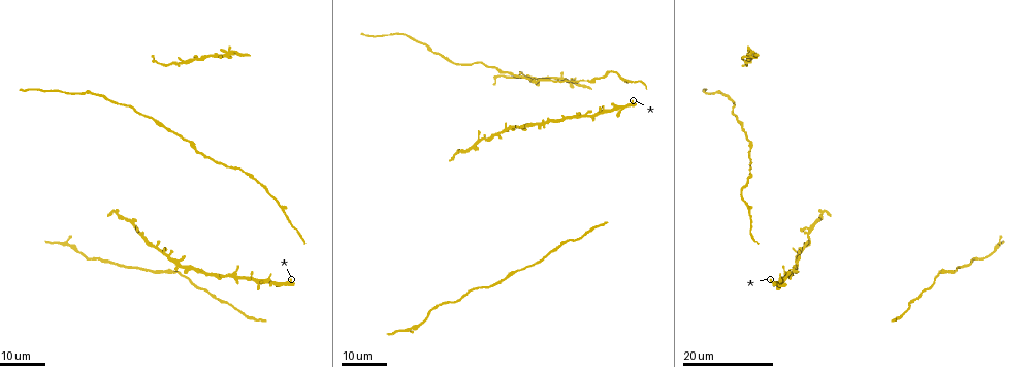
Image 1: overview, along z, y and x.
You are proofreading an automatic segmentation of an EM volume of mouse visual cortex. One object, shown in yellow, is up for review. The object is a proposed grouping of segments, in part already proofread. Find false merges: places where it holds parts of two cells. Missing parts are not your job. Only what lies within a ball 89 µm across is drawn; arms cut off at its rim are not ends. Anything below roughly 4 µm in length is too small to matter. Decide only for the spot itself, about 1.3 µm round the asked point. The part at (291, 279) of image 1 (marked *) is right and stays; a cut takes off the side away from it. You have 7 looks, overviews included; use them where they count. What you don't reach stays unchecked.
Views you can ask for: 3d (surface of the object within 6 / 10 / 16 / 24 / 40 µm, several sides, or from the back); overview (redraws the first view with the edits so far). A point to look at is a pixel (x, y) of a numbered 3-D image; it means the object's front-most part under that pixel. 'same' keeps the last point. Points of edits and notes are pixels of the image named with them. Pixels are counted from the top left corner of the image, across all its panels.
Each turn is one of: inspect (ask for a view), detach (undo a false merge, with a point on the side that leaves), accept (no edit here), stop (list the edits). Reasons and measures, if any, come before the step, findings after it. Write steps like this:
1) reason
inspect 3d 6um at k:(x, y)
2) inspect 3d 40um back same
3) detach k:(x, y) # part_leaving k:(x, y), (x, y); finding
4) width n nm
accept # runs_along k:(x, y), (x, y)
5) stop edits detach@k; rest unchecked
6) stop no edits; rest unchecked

calibre changes
inspect 3d 16um at 1:(738, 119)

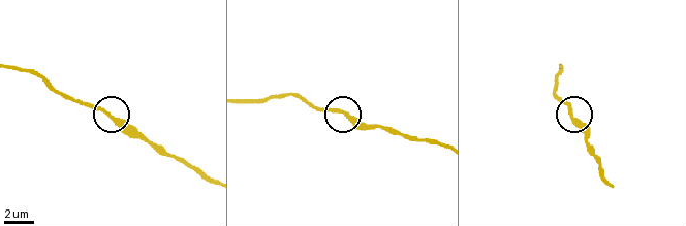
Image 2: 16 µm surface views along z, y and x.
inspect 3d 10um at 2:(113, 118)

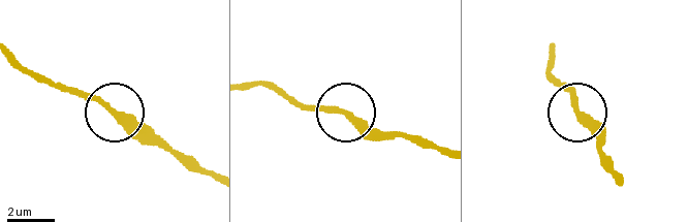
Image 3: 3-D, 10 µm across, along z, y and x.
width 270 nm
accept # runs_along 3:(442, 148), (371, 132), (342, 110), (296, 106); one cell here

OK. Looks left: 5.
thick turns thin
inspect 3d 24um at 1:(451, 60)

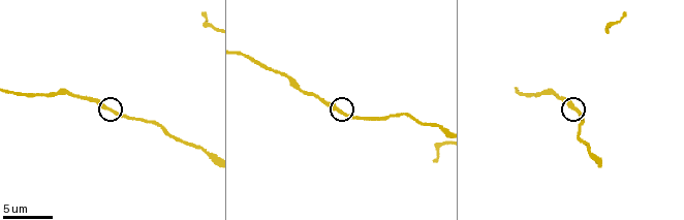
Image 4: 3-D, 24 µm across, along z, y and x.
inspect 3d 6um at 4:(340, 111)

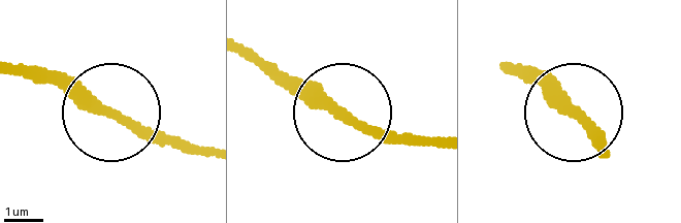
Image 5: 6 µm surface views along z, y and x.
accept # runs_along 5:(436, 140), (357, 127), (307, 100), (271, 64); continuous, no second cell

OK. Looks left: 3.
thick turns thin
inspect 3d 10um at 4:(306, 91)

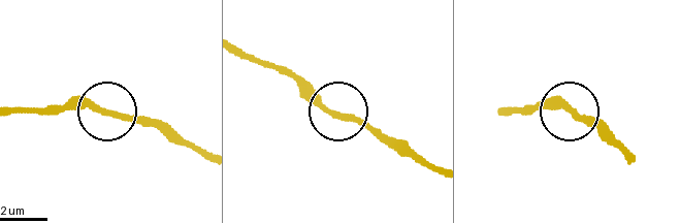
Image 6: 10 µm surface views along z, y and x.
inspect 3d 6um at 6:(336, 112)

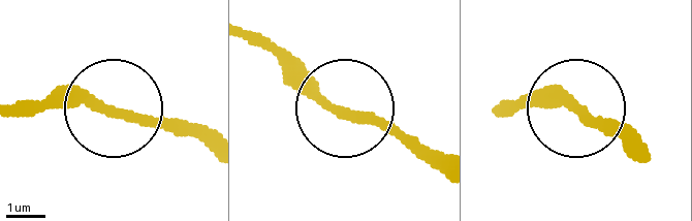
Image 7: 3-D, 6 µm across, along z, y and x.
accept # runs_along 7:(638, 159), (563, 106), (507, 103); all the same cell

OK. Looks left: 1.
stop no edits; rest unchecked

